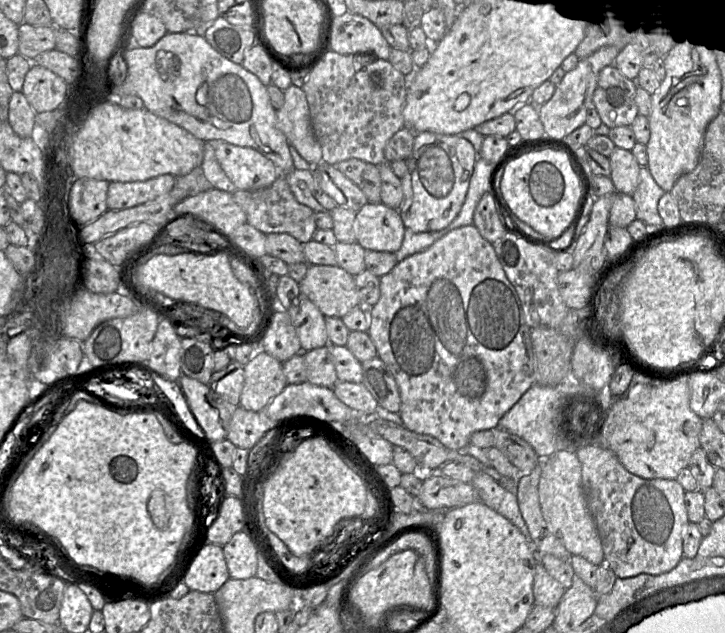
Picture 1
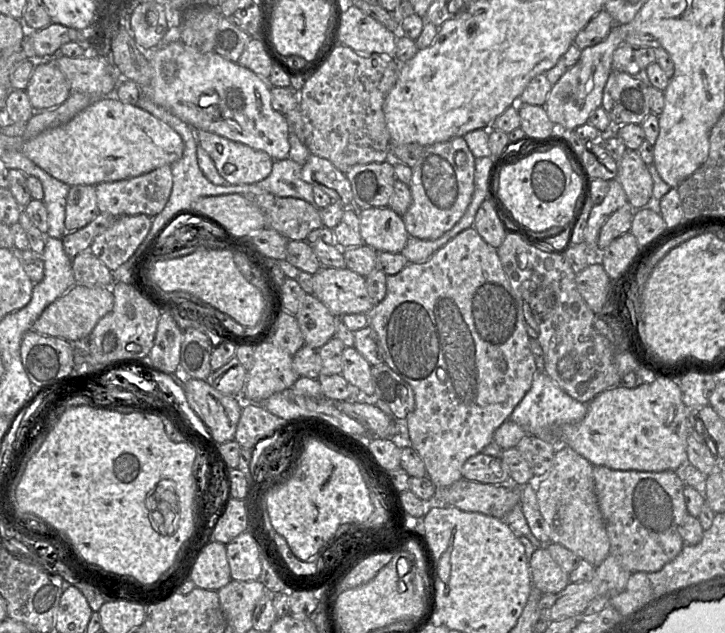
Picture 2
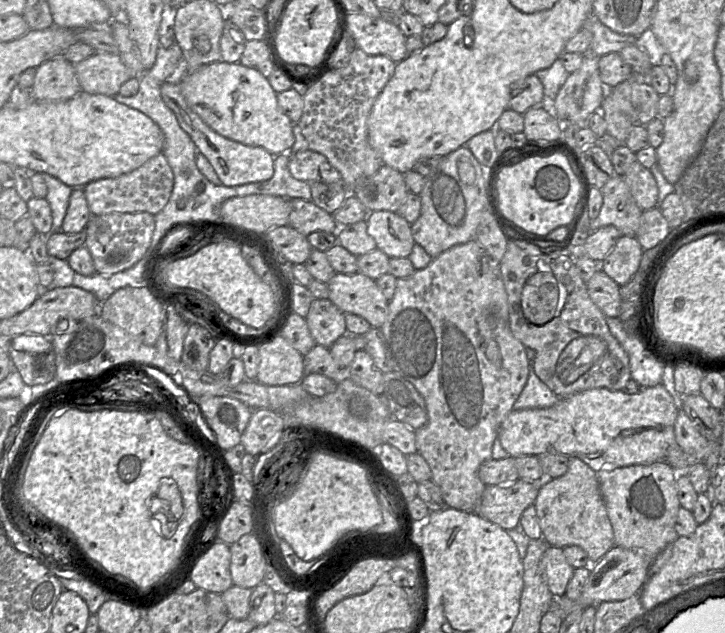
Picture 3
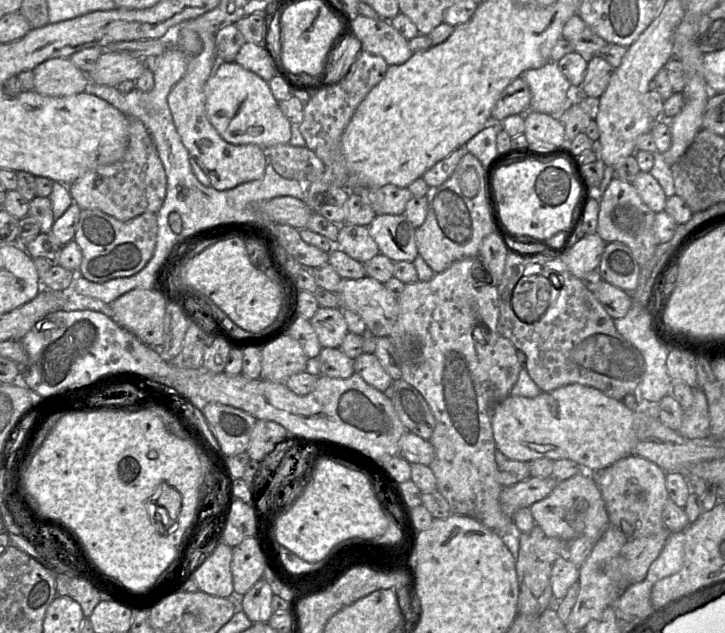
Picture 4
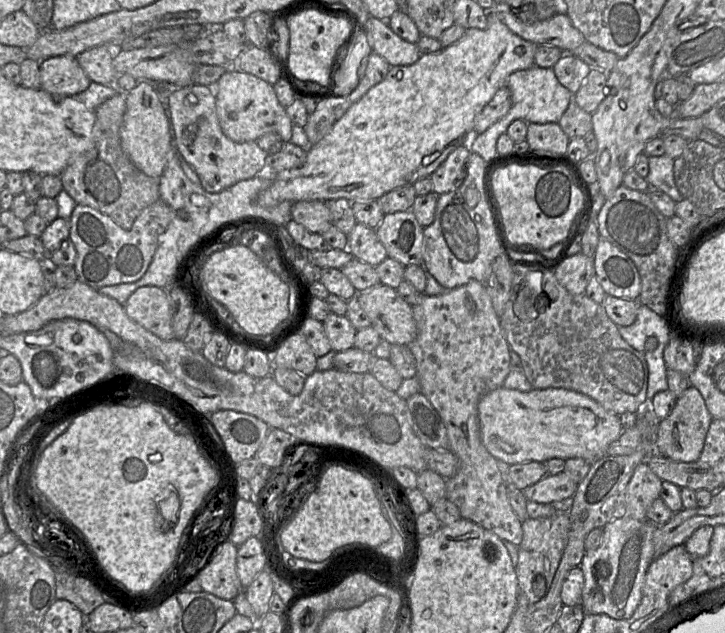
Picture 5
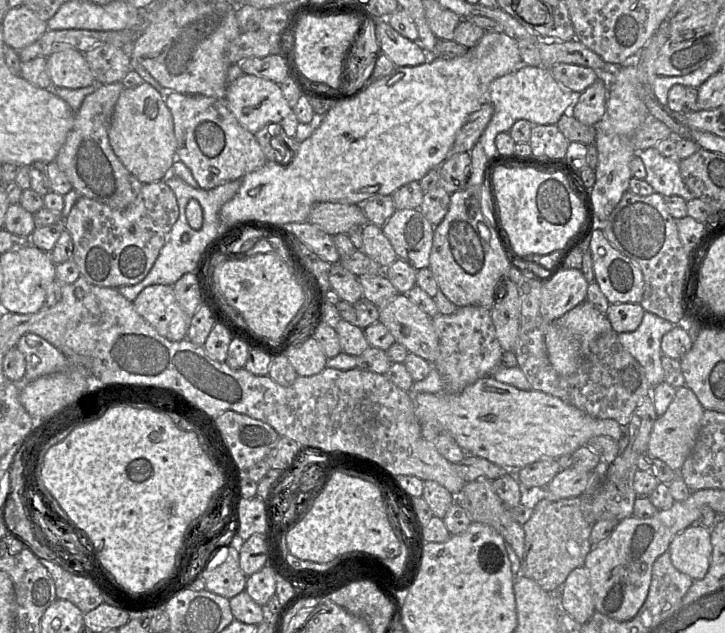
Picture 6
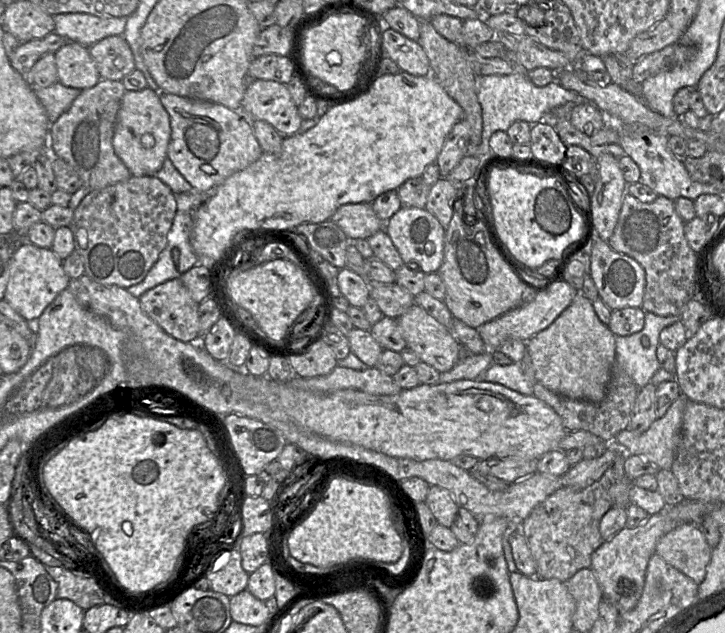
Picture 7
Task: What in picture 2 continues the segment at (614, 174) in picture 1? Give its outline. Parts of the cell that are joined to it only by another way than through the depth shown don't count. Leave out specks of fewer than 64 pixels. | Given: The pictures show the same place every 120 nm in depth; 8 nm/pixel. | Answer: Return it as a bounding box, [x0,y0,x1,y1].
[616,149,653,210]

